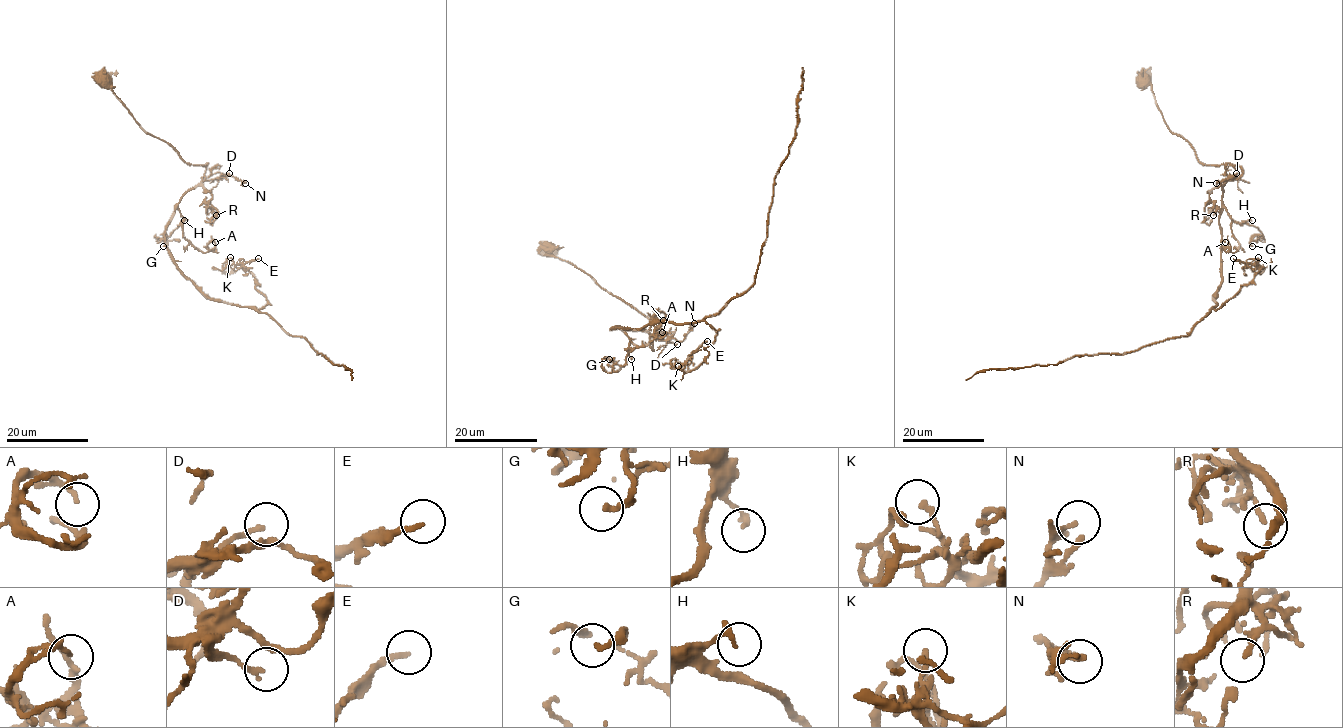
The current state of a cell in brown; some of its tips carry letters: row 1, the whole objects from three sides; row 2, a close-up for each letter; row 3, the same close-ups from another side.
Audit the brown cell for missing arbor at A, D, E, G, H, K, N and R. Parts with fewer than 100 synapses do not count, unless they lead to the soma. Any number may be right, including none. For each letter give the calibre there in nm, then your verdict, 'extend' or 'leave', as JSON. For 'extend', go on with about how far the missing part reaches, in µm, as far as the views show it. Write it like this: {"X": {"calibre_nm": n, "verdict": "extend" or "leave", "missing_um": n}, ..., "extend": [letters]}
{"A": {"calibre_nm": 170, "verdict": "leave"}, "D": {"calibre_nm": 170, "verdict": "leave"}, "E": {"calibre_nm": 150, "verdict": "leave"}, "G": {"calibre_nm": 190, "verdict": "leave"}, "H": {"calibre_nm": 200, "verdict": "leave"}, "K": {"calibre_nm": 130, "verdict": "leave"}, "N": {"calibre_nm": 190, "verdict": "leave"}, "R": {"calibre_nm": 160, "verdict": "leave"}, "extend": []}

